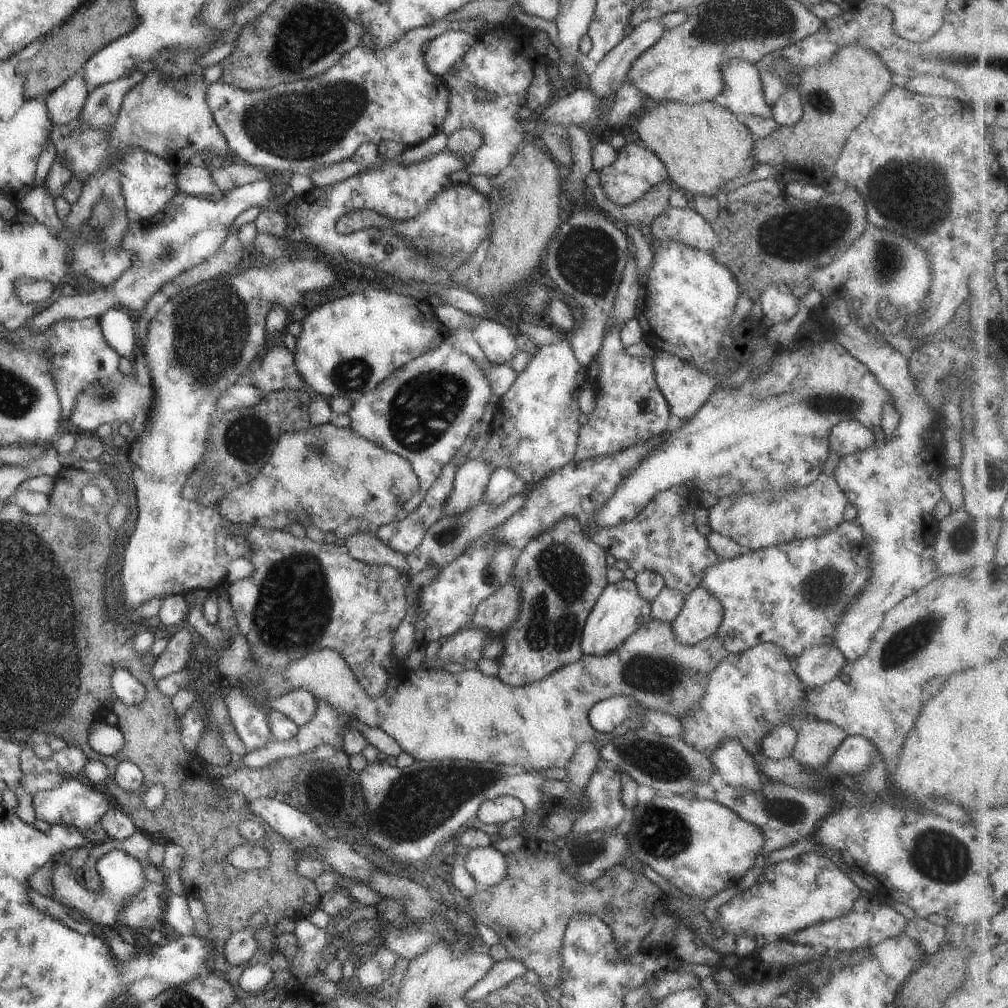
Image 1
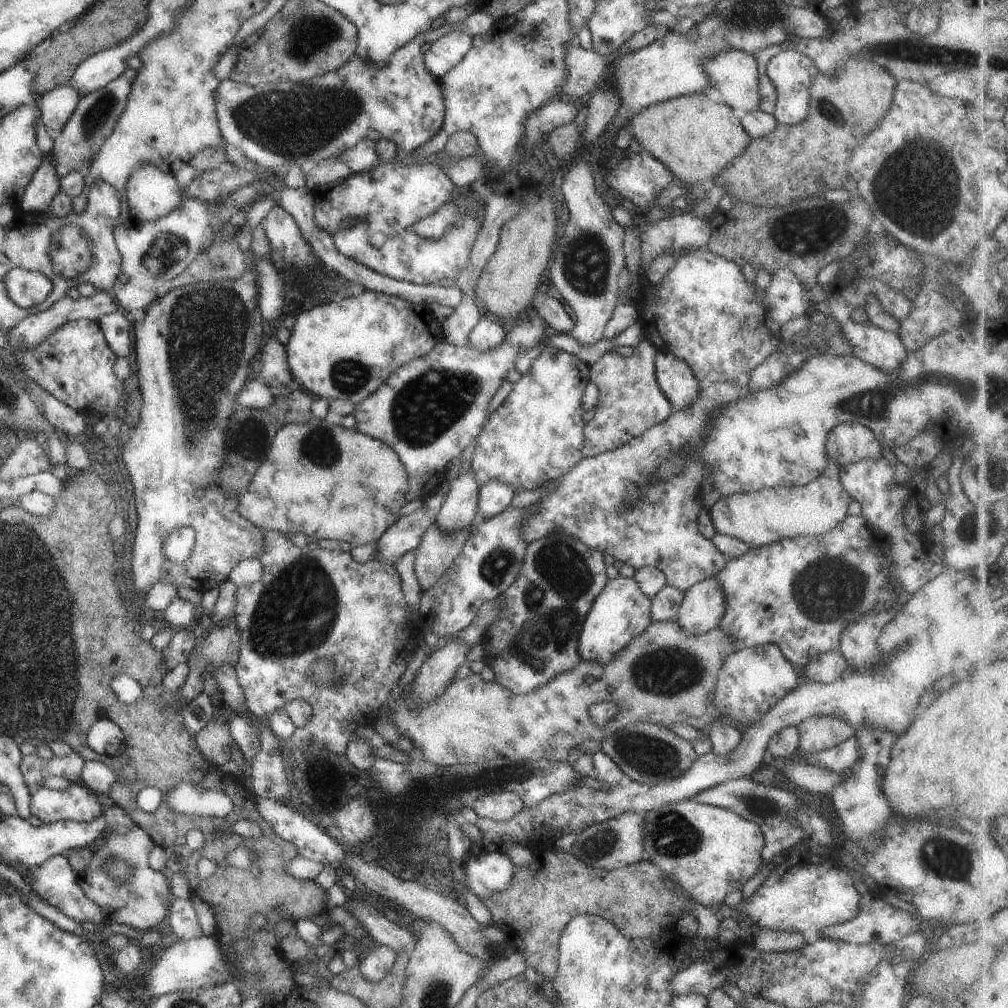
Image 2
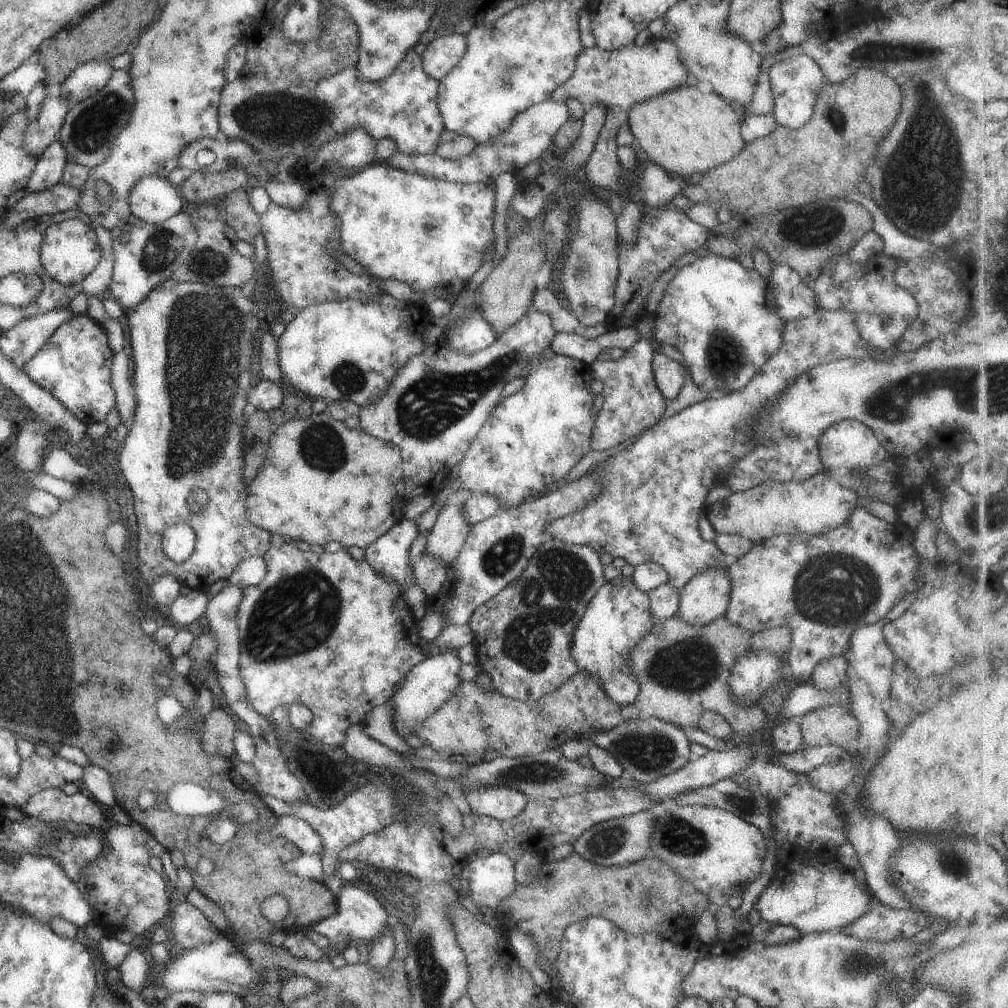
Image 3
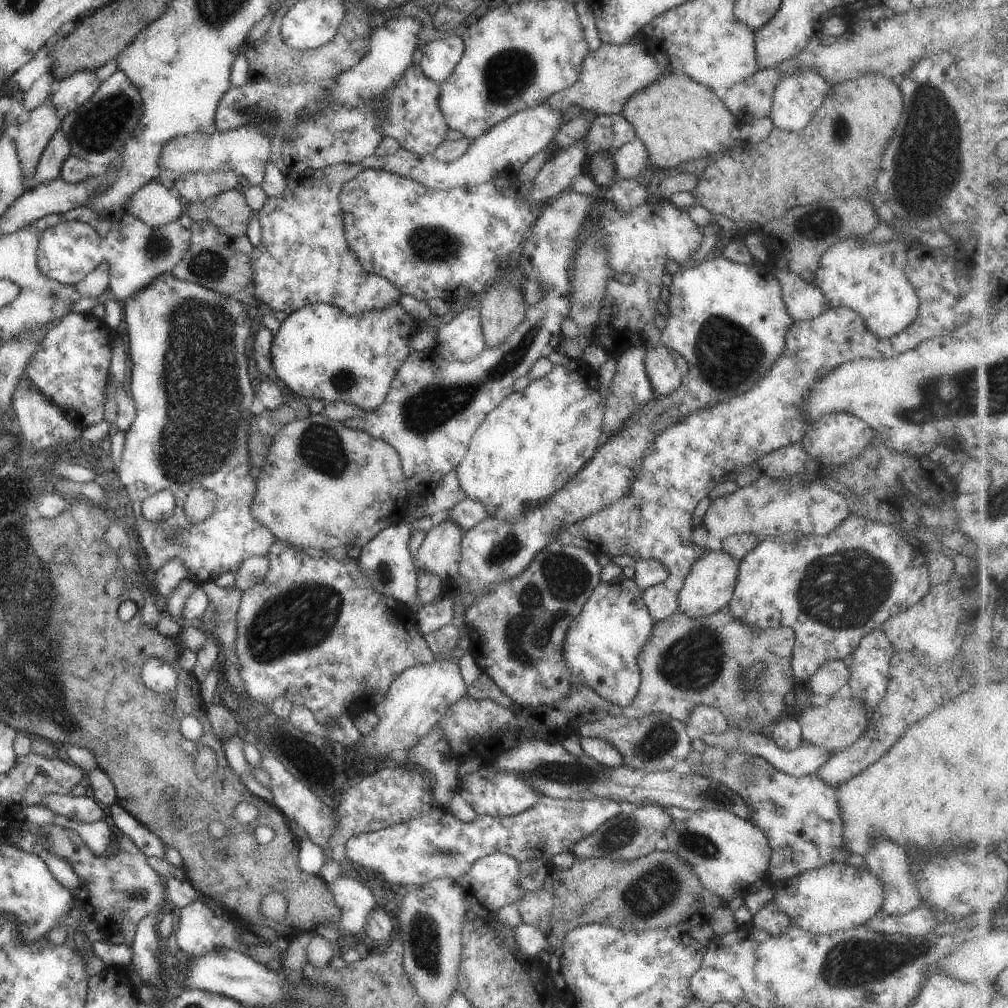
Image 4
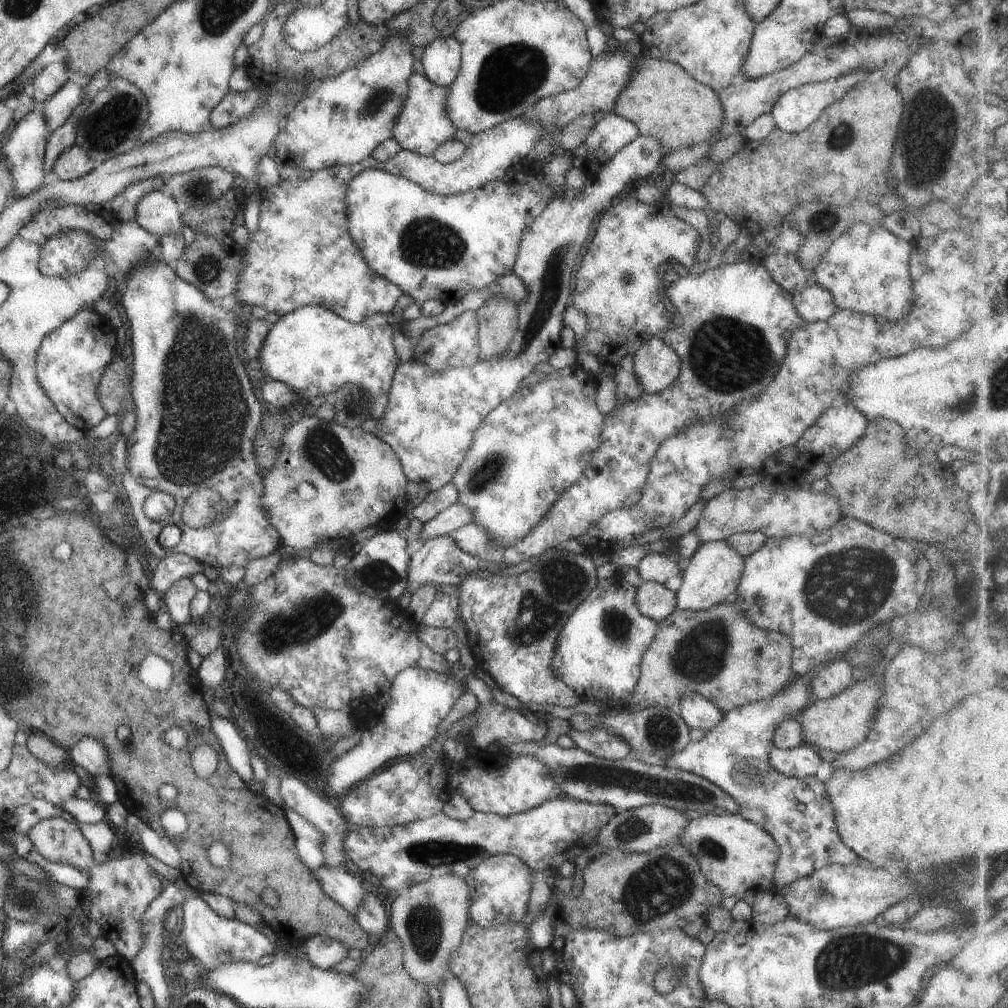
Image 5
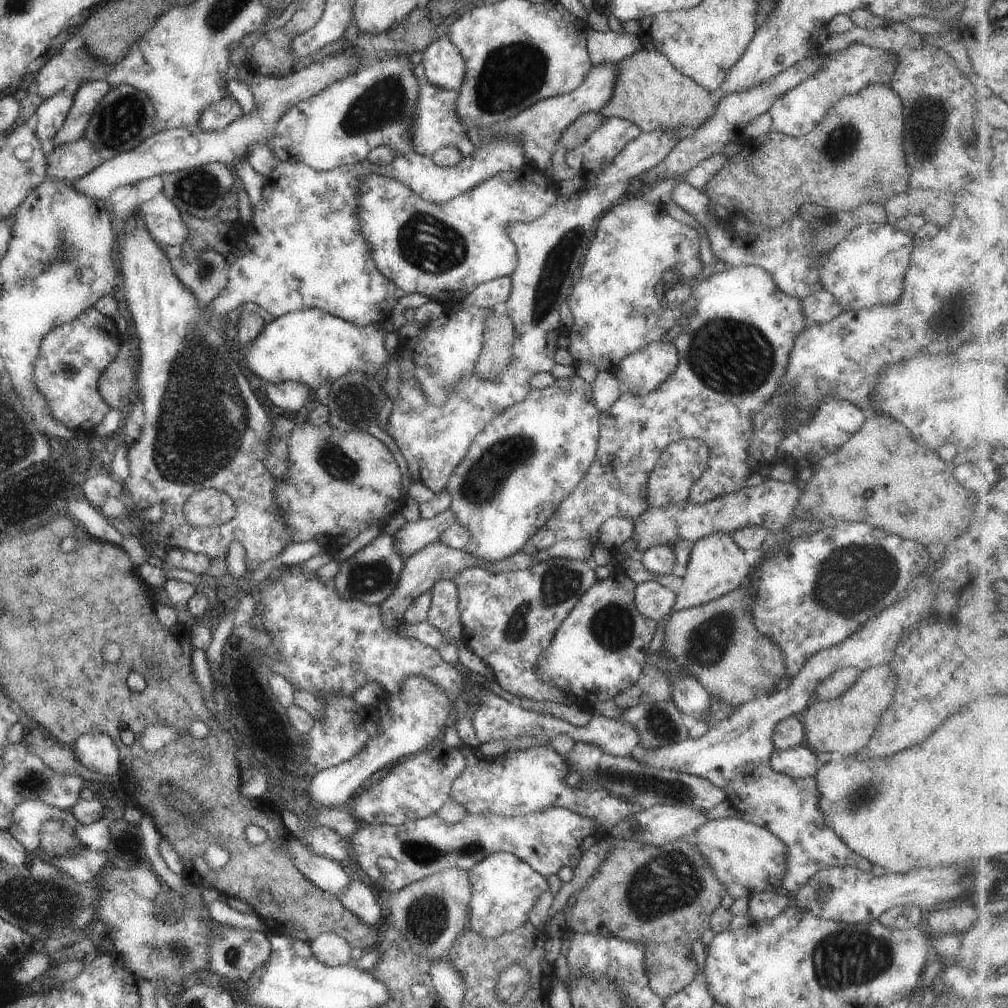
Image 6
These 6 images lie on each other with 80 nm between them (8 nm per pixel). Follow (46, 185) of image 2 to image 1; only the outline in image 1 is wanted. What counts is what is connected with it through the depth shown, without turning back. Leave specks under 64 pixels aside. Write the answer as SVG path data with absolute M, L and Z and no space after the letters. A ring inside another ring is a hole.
M43 184L31 187L29 192L17 203L17 207L42 225L48 226L52 233L58 235L62 224L54 209L54 198L46 191Z

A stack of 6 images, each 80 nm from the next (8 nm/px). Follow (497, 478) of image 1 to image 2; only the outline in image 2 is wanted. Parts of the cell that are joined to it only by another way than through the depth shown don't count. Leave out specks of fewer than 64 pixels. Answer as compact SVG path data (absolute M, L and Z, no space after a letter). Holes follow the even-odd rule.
M499 479L486 482L477 492L476 514L484 519L501 512L515 494L509 485L499 482Z

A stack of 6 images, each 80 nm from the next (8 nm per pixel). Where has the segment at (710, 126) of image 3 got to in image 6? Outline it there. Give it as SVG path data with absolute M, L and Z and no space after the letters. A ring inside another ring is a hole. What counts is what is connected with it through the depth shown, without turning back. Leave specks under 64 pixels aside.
M646 44L639 52L625 56L616 64L615 88L611 90L611 98L598 111L604 119L626 119L635 124L641 133L657 129L671 130L682 139L691 136L695 130L699 130L699 126L703 126L703 122L713 116L716 102L711 92L680 74L663 54Z

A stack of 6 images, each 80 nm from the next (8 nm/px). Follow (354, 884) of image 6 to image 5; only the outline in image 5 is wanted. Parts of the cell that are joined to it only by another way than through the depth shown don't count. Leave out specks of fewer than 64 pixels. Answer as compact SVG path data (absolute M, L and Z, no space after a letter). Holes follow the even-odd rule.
M371 893L365 894L365 900L361 900L361 906L355 908L355 923L368 930L372 941L377 941L387 932L389 921L385 908L378 898Z

